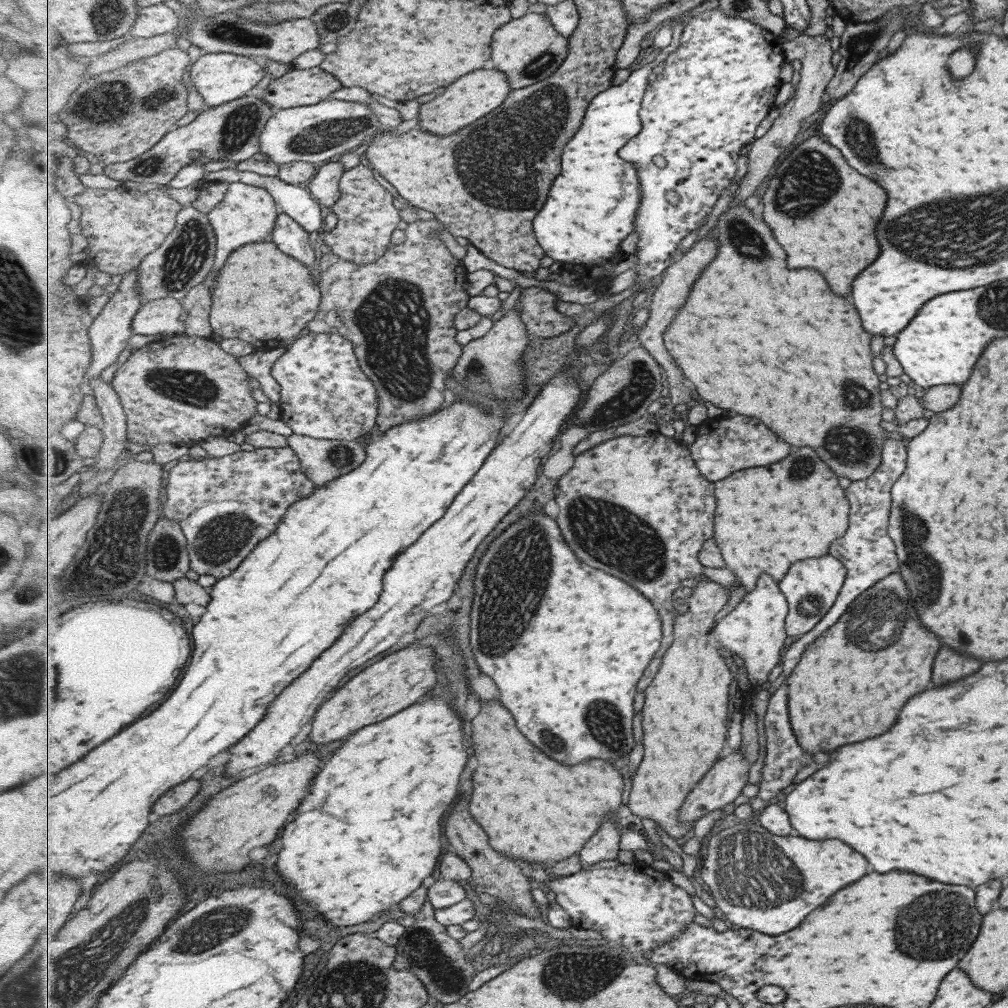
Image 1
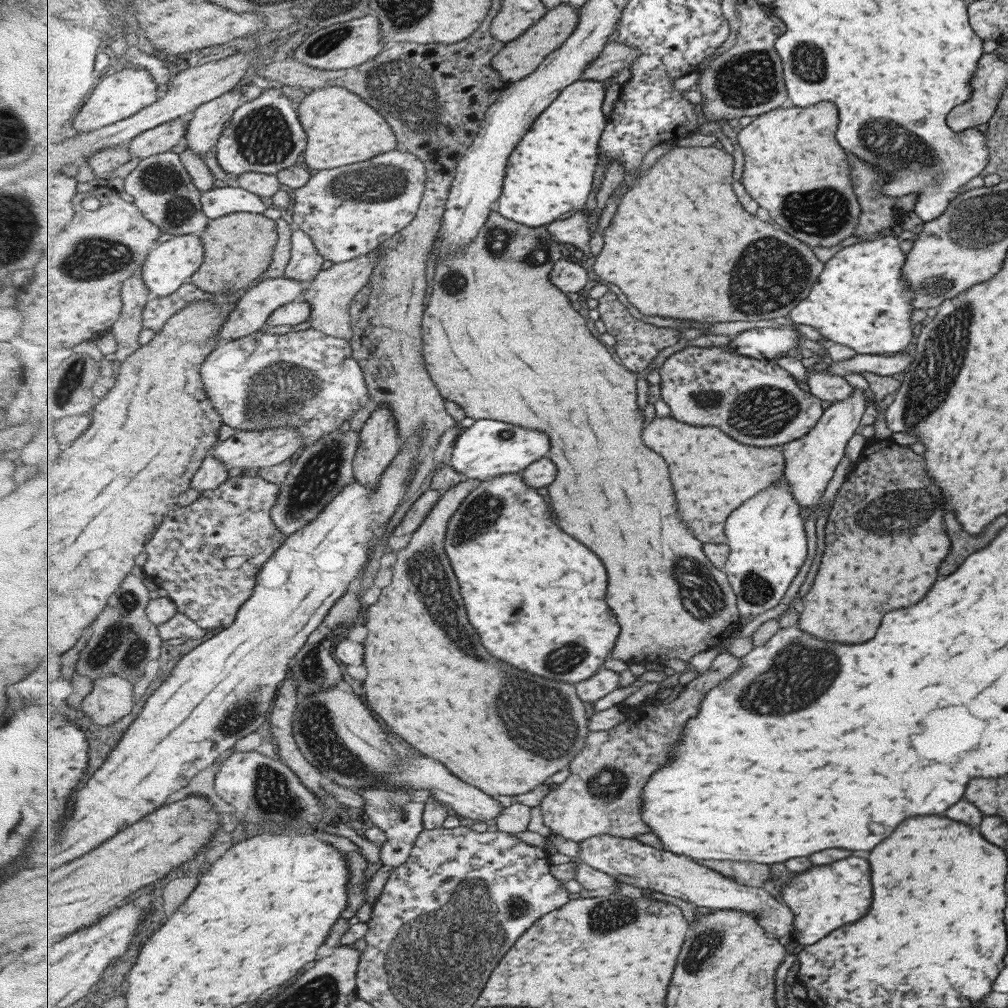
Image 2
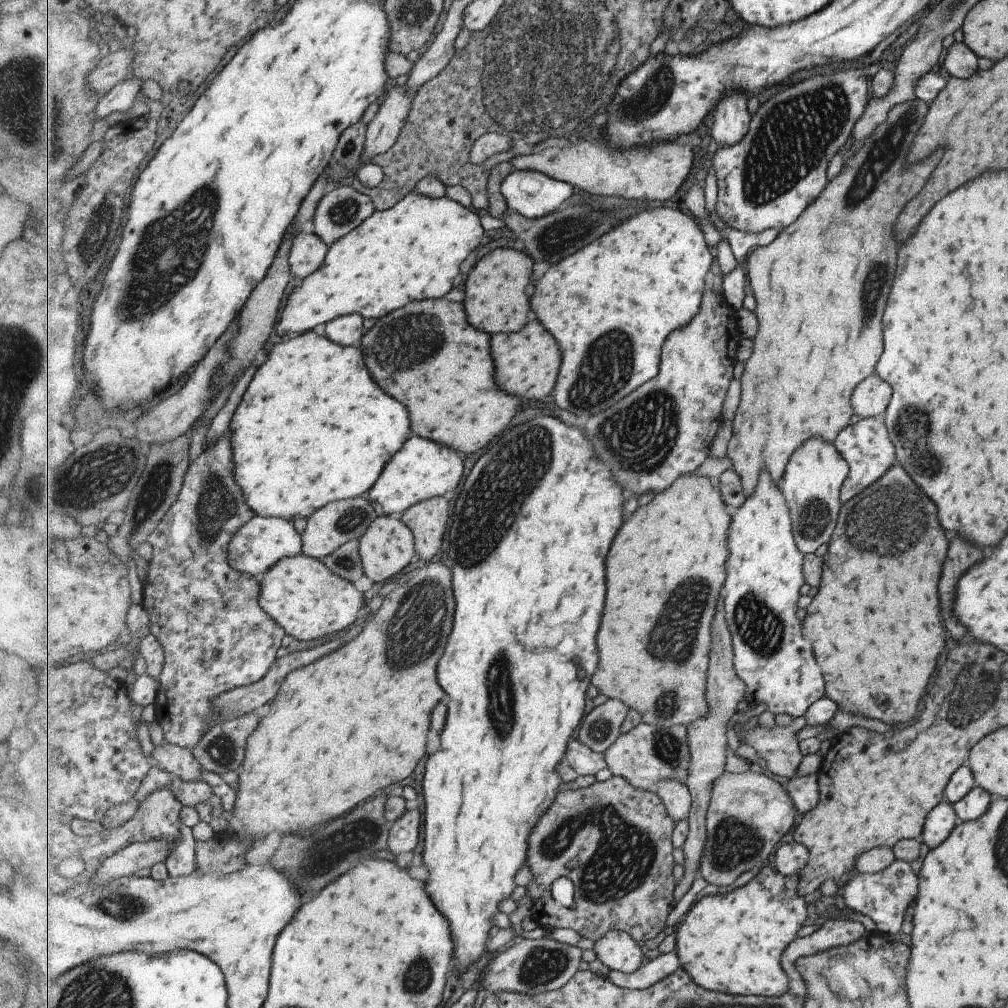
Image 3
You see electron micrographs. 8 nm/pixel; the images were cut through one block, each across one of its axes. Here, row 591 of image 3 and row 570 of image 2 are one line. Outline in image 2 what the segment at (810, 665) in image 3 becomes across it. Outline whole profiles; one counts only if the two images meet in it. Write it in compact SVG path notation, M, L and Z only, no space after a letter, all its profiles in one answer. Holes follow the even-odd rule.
M786 476L775 482L771 490L747 502L741 510L733 512L729 518L729 548L730 554L725 565L725 571L732 583L733 590L738 596L738 606L743 618L755 618L763 612L773 610L789 592L791 584L799 576L801 568L805 566L807 558L807 544L805 544L805 518L801 514L801 506L793 496Z

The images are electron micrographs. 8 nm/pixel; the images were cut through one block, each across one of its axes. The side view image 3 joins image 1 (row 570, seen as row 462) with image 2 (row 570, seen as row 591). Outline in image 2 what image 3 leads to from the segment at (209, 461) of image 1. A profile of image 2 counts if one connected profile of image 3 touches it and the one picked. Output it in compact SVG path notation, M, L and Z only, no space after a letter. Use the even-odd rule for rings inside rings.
M258 474L239 475L227 479L219 487L201 492L199 499L187 506L177 505L146 546L144 574L153 579L157 586L166 589L169 598L177 604L178 612L195 620L201 628L211 630L217 626L226 628L232 625L241 606L253 596L260 570L285 542L285 534L277 528L271 516L279 493L280 485Z

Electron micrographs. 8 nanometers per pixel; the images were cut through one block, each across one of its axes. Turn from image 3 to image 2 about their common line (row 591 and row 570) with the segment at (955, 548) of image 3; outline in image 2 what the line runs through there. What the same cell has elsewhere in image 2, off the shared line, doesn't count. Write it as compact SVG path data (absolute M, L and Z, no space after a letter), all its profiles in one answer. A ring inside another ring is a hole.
M947 512L943 518L945 518L943 526L945 526L947 538L949 538L949 542L951 542L951 552L947 554L947 558L945 558L945 560L941 562L941 566L939 566L939 574L941 574L941 576L951 574L951 572L963 562L965 556L969 556L971 552L981 550L983 546L987 546L987 544L995 538L997 530L999 530L1001 526L1005 526L1005 522L1007 522L1007 518L1001 516L1001 518L997 518L997 522L993 522L987 530L983 530L981 536L969 538L969 534L965 534L965 532L961 530L961 526L959 526L957 520L953 518L953 514Z

